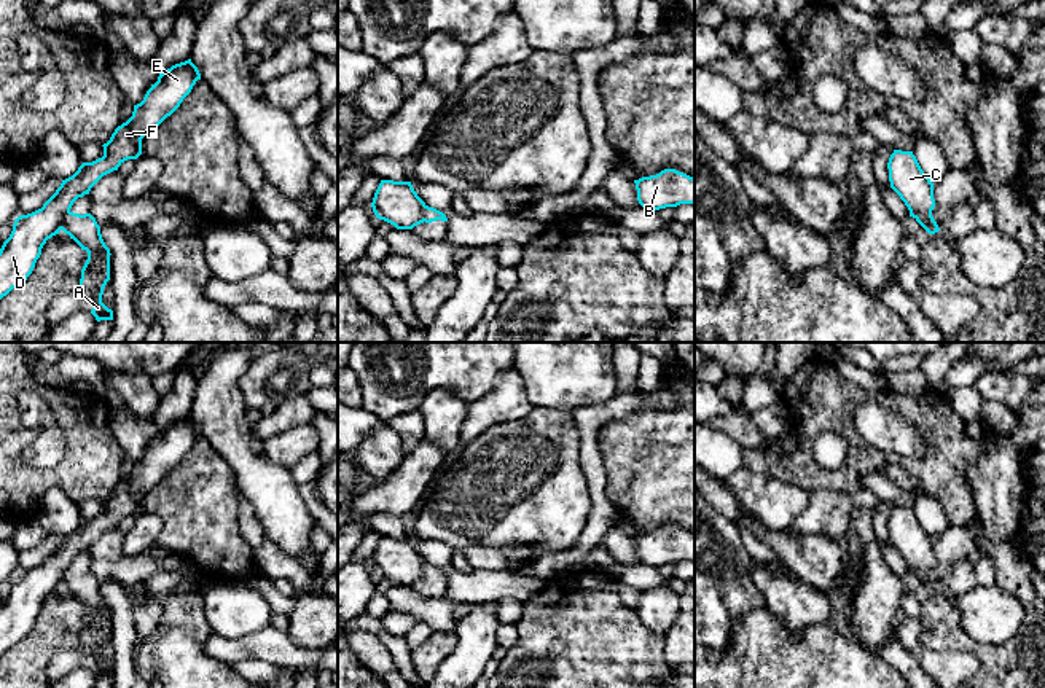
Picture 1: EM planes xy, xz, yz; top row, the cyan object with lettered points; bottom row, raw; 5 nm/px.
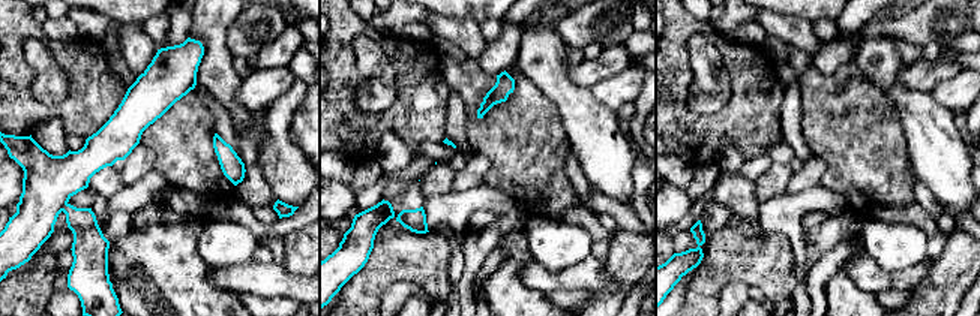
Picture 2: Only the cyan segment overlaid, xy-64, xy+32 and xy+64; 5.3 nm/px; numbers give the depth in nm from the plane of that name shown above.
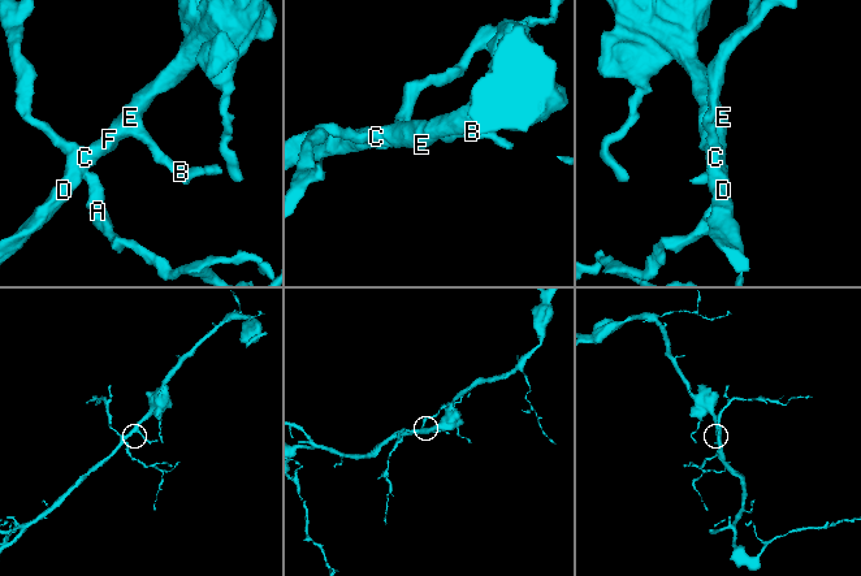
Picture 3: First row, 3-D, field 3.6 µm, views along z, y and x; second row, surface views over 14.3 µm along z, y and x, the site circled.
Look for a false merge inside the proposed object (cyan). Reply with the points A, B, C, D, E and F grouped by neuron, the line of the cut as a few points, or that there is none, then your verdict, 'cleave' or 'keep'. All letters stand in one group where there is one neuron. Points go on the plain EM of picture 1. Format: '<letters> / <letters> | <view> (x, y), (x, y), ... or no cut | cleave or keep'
A / B C D E F | xy (69, 567), (61, 585) | cleave

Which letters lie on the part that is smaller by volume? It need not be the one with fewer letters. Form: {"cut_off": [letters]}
{"cut_off": ["A"]}

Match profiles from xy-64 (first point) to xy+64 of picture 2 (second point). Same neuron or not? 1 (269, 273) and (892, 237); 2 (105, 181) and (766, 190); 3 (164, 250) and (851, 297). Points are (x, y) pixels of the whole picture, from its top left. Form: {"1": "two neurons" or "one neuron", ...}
{"1": "two neurons", "2": "one neuron", "3": "one neuron"}

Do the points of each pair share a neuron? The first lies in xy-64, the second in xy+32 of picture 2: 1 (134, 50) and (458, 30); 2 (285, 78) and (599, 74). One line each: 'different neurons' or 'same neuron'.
1: same neuron
2: different neurons

